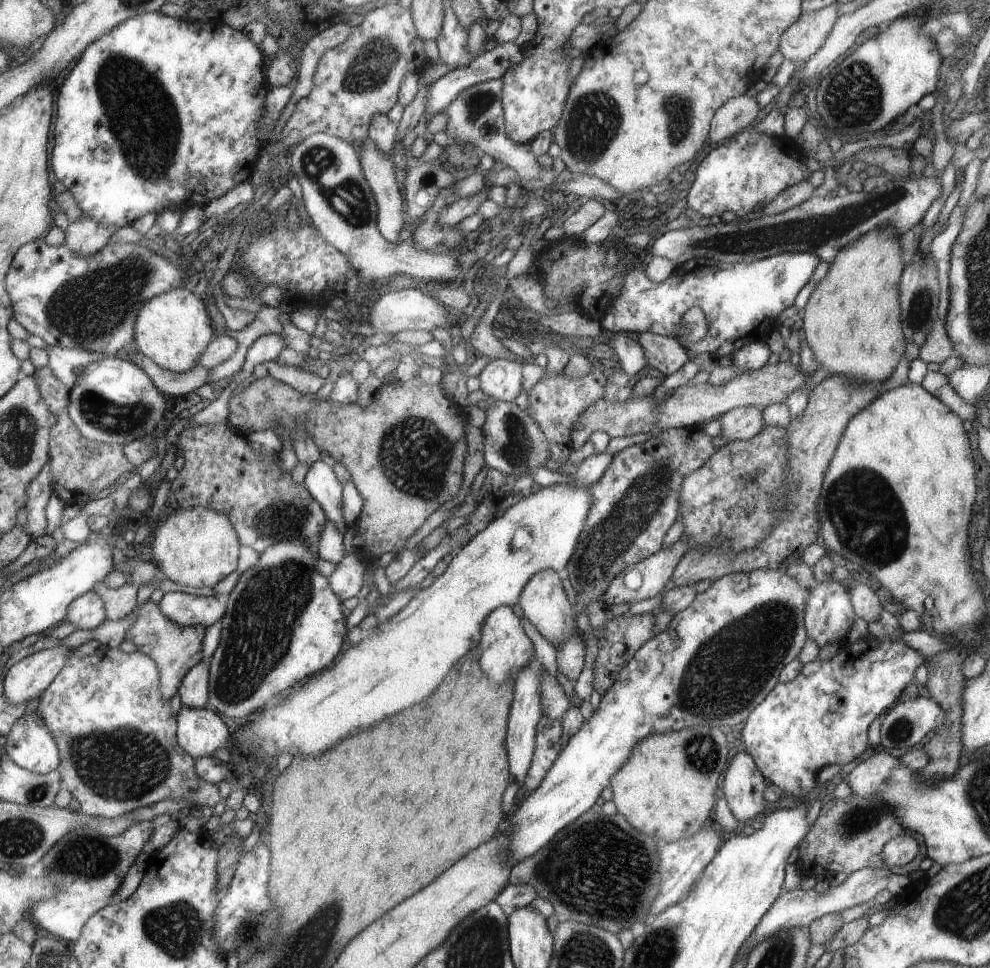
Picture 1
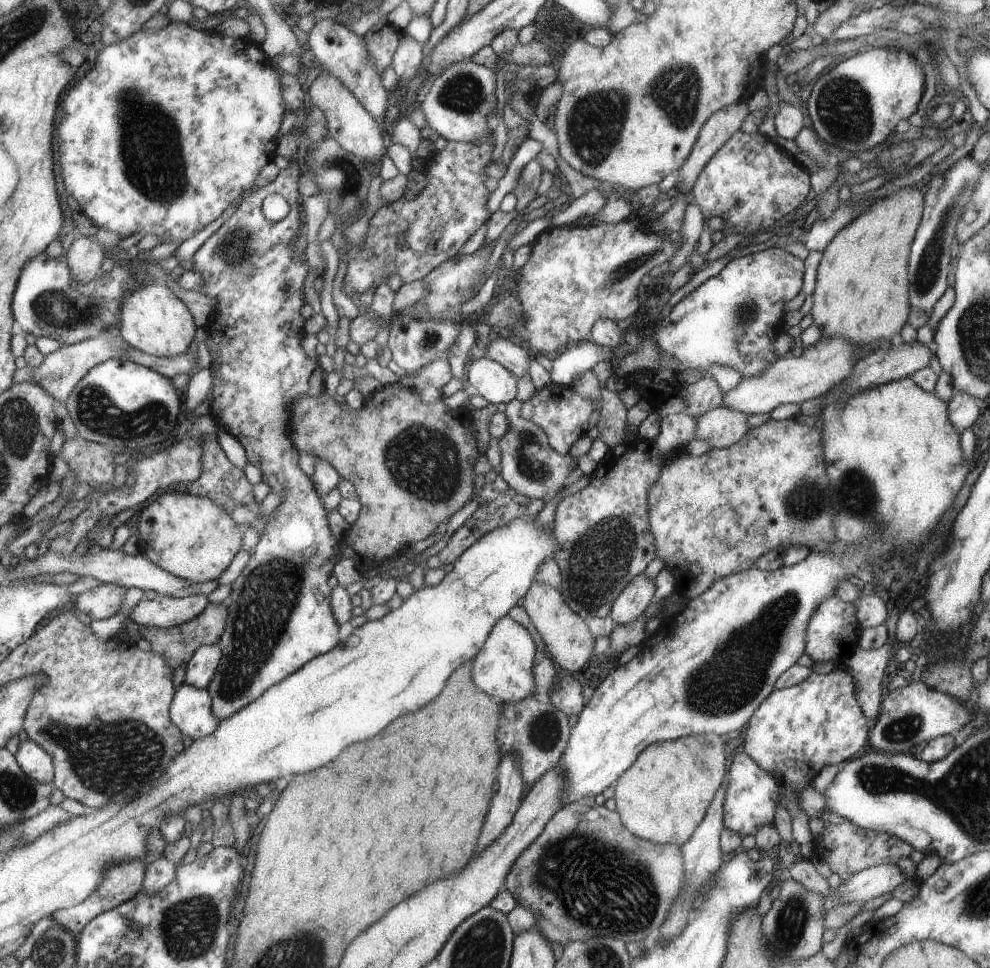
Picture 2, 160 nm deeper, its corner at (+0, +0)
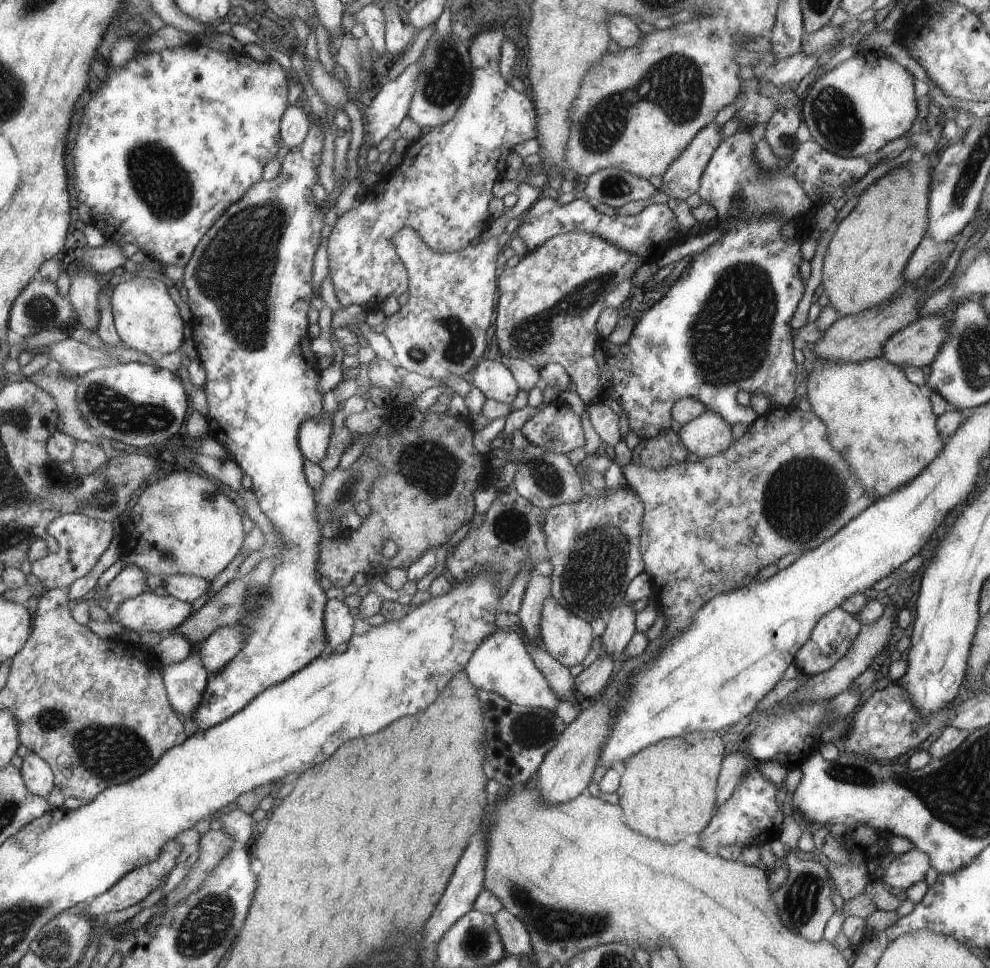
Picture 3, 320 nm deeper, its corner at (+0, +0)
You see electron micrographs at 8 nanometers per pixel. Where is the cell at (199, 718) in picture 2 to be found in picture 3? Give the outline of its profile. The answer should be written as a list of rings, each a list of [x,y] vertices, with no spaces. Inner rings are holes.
[[[195,646],[189,657],[171,665],[164,665],[163,677],[167,683],[167,697],[177,712],[192,716],[203,700],[210,674]]]

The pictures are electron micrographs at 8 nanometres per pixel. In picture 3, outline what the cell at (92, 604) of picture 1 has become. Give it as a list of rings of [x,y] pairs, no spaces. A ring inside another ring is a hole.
[[[134,565],[125,566],[121,572],[104,589],[98,589],[87,597],[97,597],[100,593],[110,598],[110,609],[117,607],[120,603],[134,598],[139,594],[152,592],[147,583],[147,574]]]

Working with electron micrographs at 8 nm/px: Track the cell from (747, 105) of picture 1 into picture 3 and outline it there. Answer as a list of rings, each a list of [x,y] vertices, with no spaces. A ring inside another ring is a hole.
[[[714,121],[698,134],[662,175],[658,191],[668,198],[686,200],[699,189],[699,182],[710,157],[720,144],[720,130]]]

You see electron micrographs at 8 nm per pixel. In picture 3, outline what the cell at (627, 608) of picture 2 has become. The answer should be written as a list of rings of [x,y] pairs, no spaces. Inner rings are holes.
[[[622,603],[610,612],[606,619],[607,625],[604,634],[601,635],[601,652],[608,657],[617,659],[625,652],[626,645],[630,642],[635,629],[636,612],[632,610],[632,604]]]

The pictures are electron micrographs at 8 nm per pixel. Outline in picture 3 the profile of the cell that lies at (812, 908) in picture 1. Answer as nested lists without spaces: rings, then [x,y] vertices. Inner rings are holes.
[[[914,847],[904,854],[896,855],[888,868],[882,869],[874,878],[878,876],[884,885],[906,891],[916,882],[924,880],[930,867],[929,854]]]

